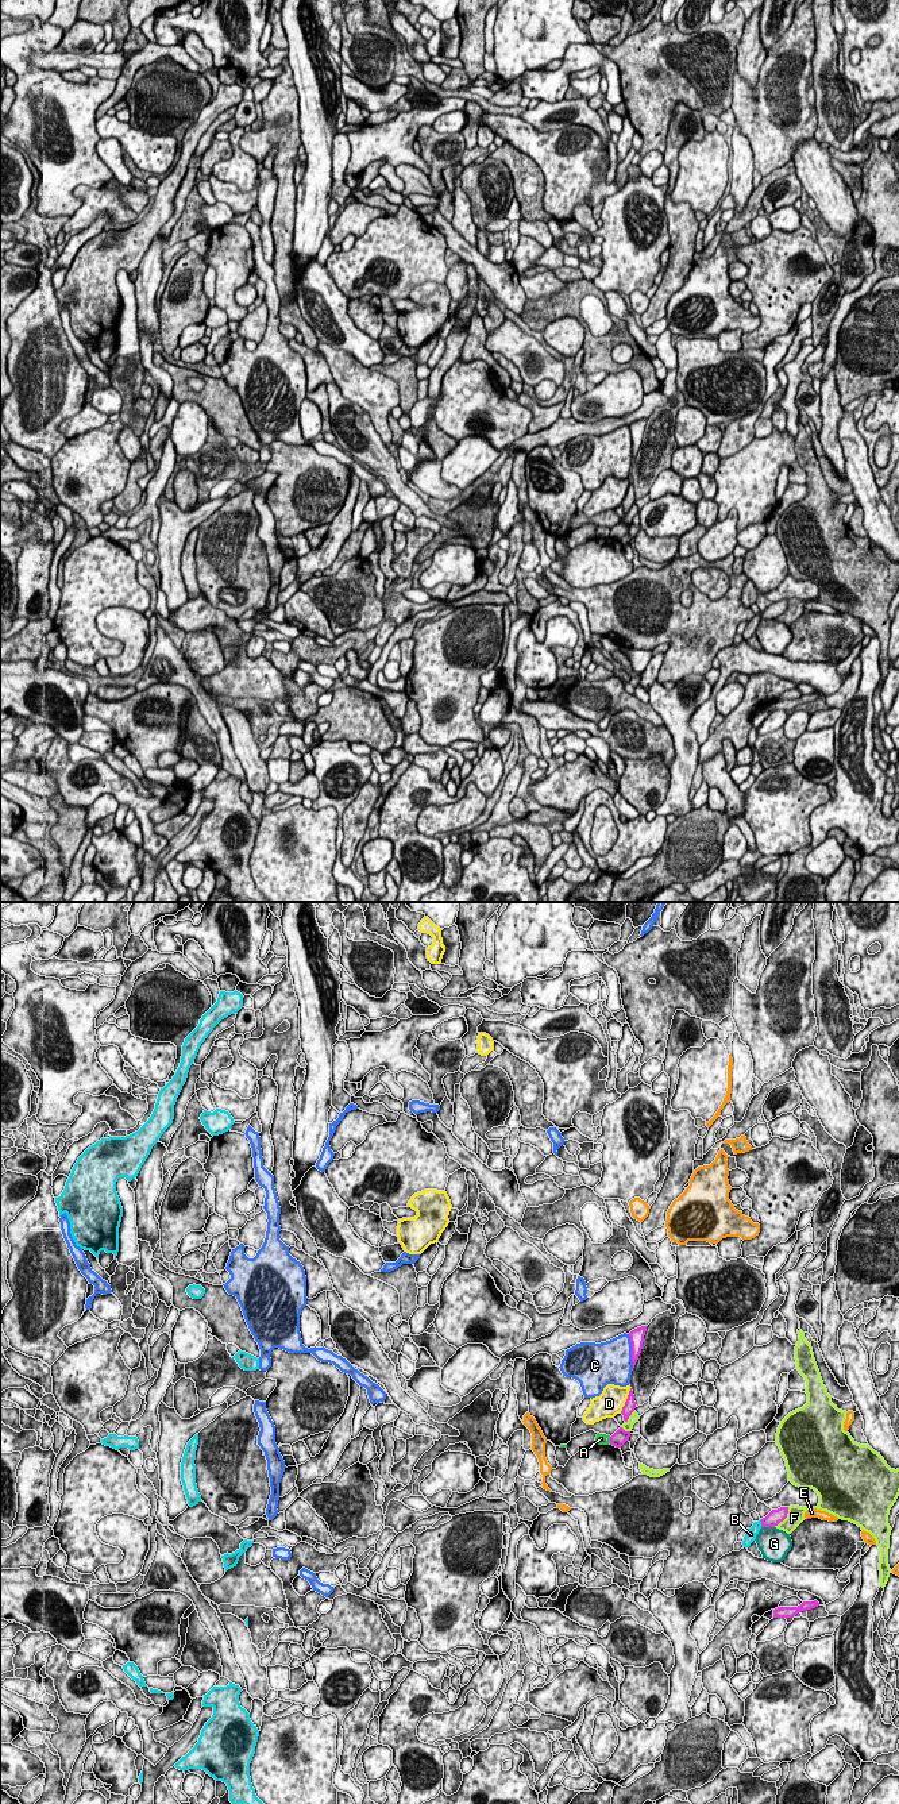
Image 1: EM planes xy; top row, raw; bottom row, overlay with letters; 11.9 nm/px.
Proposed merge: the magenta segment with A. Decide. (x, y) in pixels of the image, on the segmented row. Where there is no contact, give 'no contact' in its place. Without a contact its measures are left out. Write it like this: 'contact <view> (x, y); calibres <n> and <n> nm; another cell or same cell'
contact xy (610, 1440); calibres 180 and 130 nm; another cell

